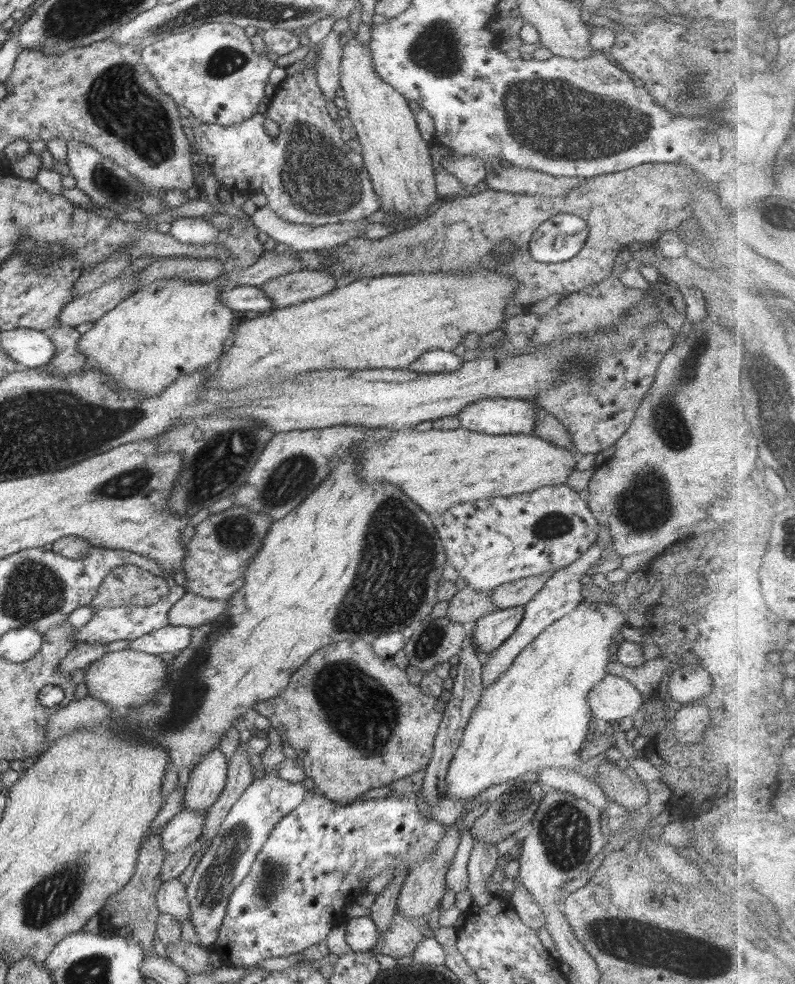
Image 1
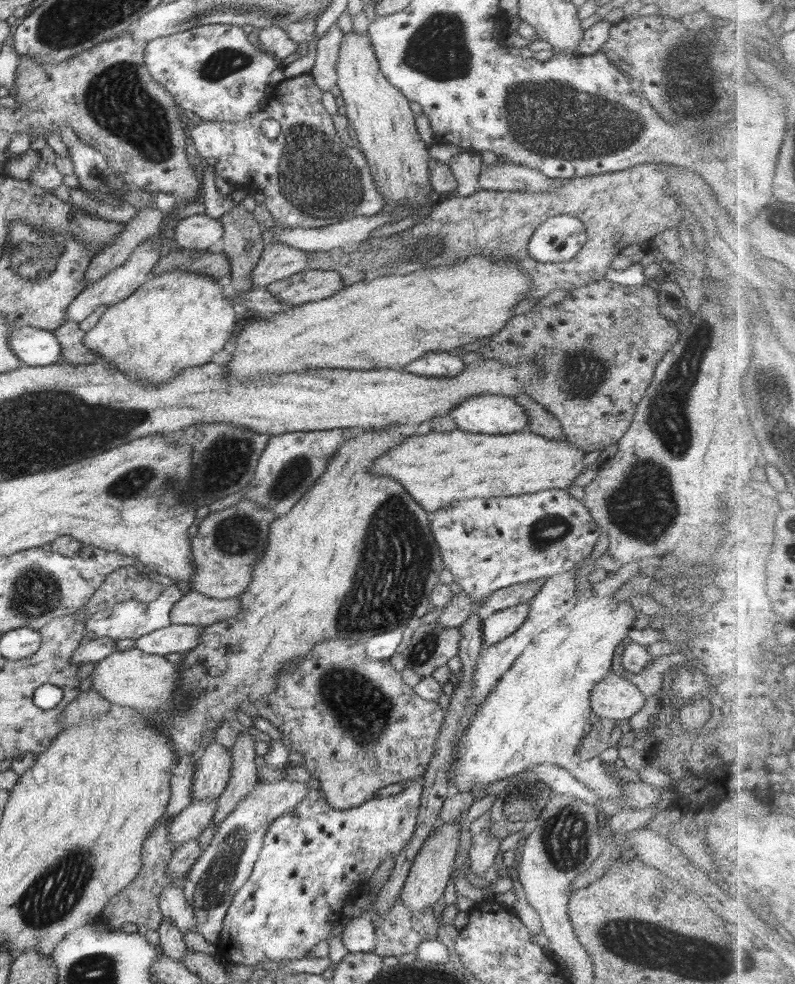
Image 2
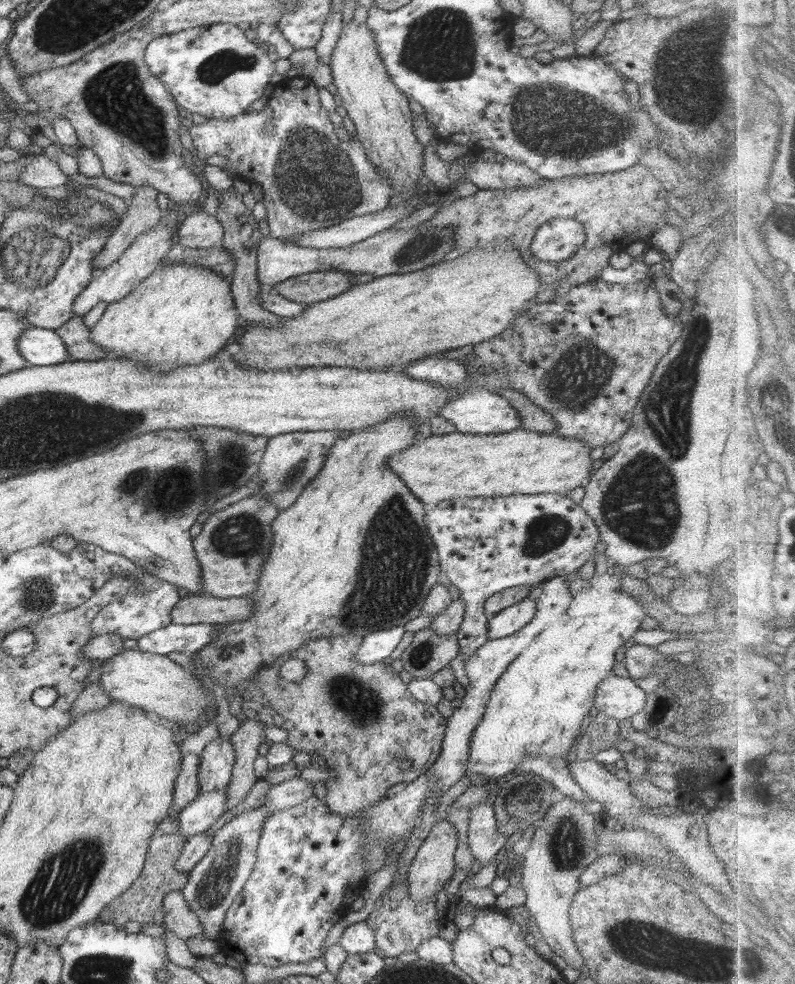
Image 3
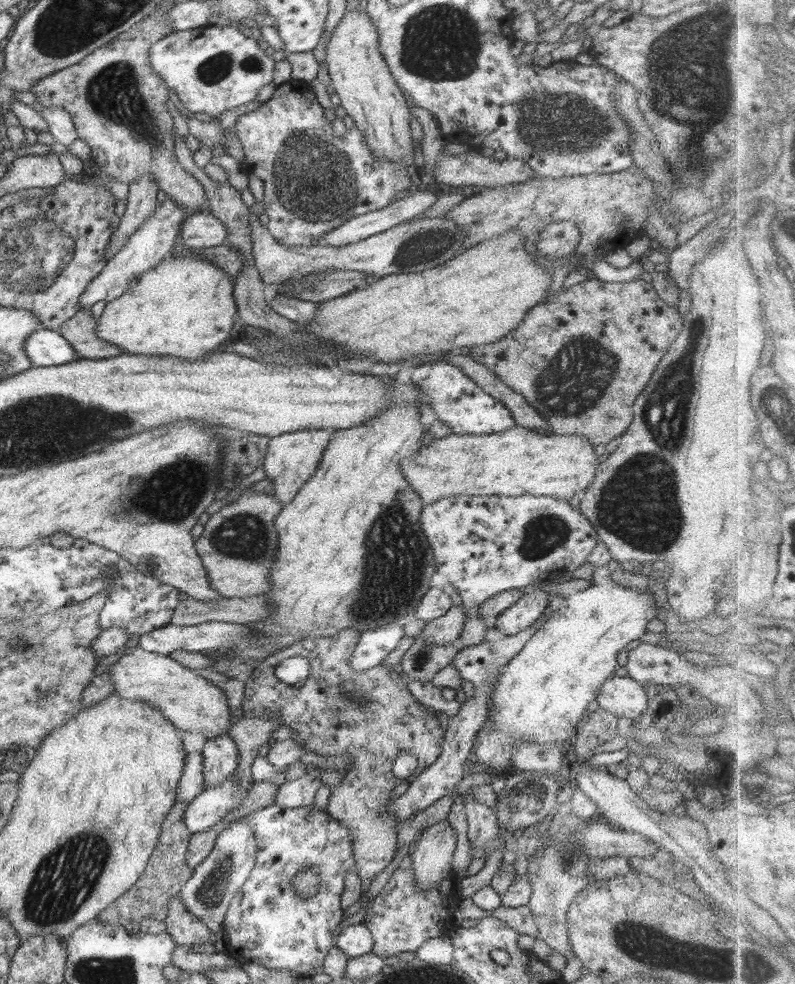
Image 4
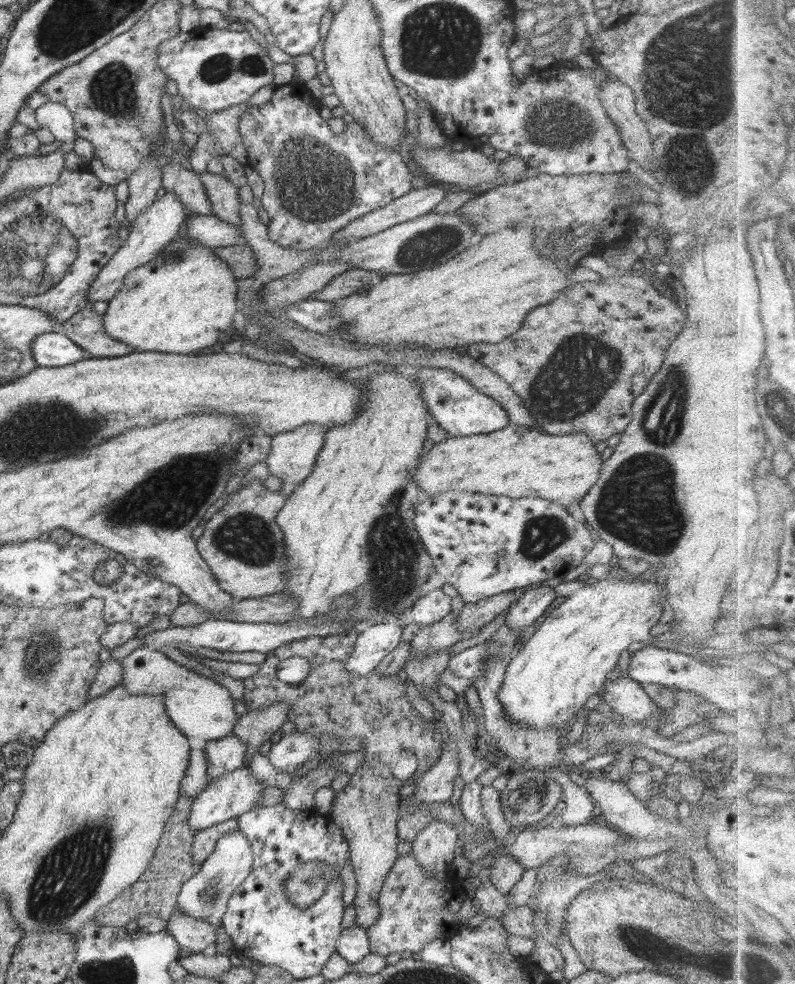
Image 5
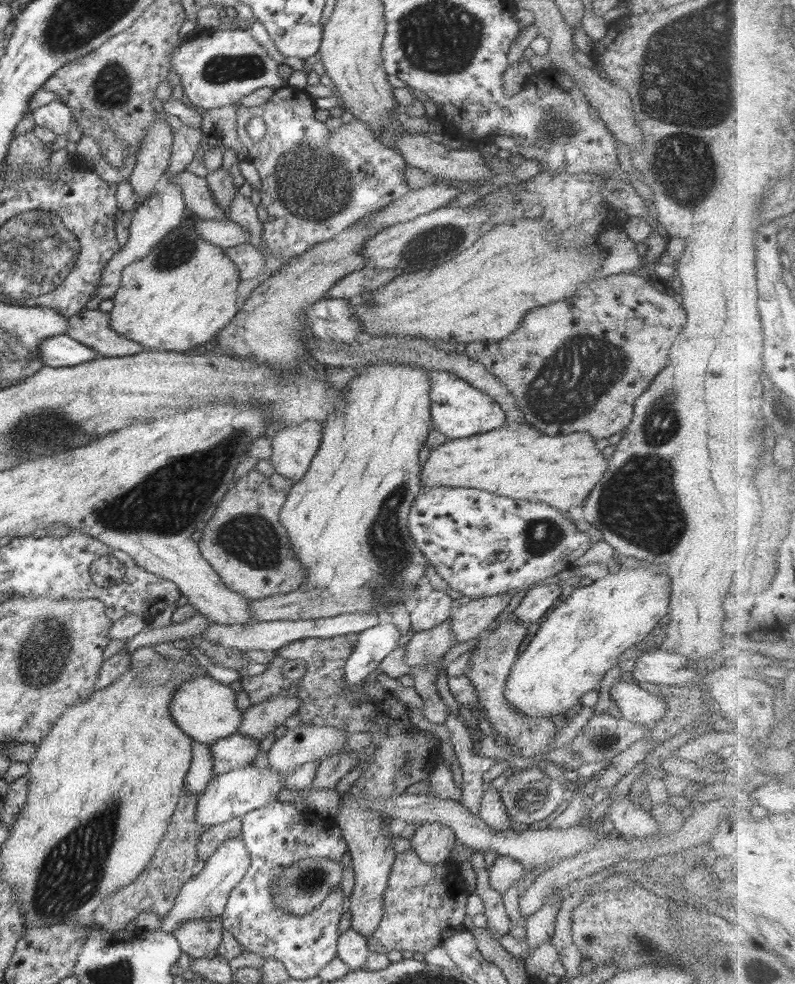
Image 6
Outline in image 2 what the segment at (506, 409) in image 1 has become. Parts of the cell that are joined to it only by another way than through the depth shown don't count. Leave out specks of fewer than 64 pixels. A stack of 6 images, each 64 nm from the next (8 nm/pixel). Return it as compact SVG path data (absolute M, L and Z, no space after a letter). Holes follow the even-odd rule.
M482 393L450 410L458 429L473 434L510 434L528 430L528 414L512 397Z

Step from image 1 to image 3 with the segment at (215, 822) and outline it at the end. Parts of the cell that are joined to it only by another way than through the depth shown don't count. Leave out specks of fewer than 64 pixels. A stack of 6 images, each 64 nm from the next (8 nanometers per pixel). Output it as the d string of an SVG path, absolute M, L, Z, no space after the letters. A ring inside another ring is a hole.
M248 718L242 721L238 730L230 736L236 756L232 777L225 790L229 797L225 812L242 803L259 780L255 774L254 760L259 755L258 746L264 742L264 737L264 723Z

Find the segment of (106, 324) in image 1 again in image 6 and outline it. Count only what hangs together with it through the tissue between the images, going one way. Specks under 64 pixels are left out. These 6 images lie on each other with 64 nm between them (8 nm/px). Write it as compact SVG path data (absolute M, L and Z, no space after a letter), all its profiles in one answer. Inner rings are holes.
M185 219L182 224L178 225L178 227L172 229L162 241L160 241L159 245L156 245L146 257L142 257L138 259L138 261L134 261L130 263L130 265L126 265L124 270L122 271L122 278L120 282L120 287L116 291L115 297L115 306L113 310L108 313L110 317L110 326L117 333L123 336L123 338L128 338L132 342L138 342L142 349L149 351L166 351L171 353L181 353L188 349L192 349L192 347L196 347L197 345L206 345L210 347L210 341L217 336L217 333L220 330L223 330L235 317L235 315L239 312L237 308L236 300L238 300L238 294L236 292L236 288L238 288L238 284L240 284L240 269L238 269L238 265L232 260L230 257L226 257L224 254L224 249L222 247L212 245L212 243L205 241L204 238L198 235L198 231L194 229L194 225L192 225L193 221Z

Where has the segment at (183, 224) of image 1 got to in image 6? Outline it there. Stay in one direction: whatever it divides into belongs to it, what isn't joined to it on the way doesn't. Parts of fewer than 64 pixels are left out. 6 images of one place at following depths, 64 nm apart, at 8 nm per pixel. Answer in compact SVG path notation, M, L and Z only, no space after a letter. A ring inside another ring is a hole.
M198 218L192 225L205 241L223 249L248 243L248 231L229 218L220 218L220 220Z

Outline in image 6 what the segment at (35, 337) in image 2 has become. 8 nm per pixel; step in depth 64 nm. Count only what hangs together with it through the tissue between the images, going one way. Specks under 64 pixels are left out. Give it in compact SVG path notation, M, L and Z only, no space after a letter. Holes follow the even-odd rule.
M67 334L44 340L40 346L39 354L45 366L56 369L90 363L99 358L96 351L73 340Z

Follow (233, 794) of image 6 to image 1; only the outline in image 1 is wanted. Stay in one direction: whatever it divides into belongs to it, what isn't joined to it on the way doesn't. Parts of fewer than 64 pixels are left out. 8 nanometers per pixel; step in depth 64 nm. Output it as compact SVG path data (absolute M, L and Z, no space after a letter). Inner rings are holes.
M183 810L161 828L163 850L169 854L181 852L196 844L207 820L207 810Z

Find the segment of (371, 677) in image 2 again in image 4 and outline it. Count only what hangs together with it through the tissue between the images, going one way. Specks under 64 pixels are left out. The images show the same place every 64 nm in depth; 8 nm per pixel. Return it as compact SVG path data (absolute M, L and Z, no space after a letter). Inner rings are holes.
M342 629L333 636L306 637L290 646L286 646L268 655L262 662L254 667L254 670L244 677L245 692L241 707L244 716L270 715L272 711L278 713L280 725L292 728L291 737L298 741L306 750L320 754L330 761L334 756L350 755L351 764L346 773L340 775L340 784L331 790L331 796L325 811L333 820L340 822L350 832L353 843L353 858L356 866L356 874L361 880L360 902L366 907L368 890L372 880L386 870L397 852L397 828L395 817L389 812L389 805L393 802L392 791L396 786L404 782L410 784L418 778L423 770L426 770L440 755L444 742L445 730L440 726L438 712L432 708L420 704L407 687L400 674L390 670L384 664L370 668L370 670L354 670L350 666L350 659L359 641L360 632L353 629ZM301 656L310 660L310 674L300 684L286 684L276 678L274 669L280 658ZM402 752L416 754L418 767L414 774L405 780L396 778L392 773L395 758Z

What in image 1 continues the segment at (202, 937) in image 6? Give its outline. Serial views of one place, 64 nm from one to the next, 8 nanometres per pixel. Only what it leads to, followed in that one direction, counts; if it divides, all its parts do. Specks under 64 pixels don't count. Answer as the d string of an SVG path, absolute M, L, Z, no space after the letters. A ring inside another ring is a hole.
M179 879L164 881L155 896L159 911L171 916L178 922L184 923L191 918L186 888Z

